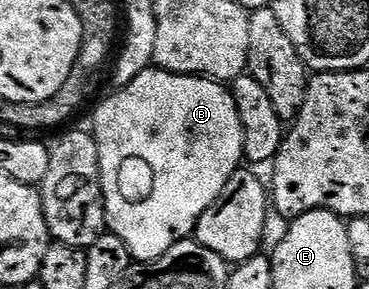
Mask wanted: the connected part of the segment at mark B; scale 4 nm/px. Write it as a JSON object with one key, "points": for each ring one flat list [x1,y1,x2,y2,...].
{"points":[[151,68,140,72,136,80,132,80,127,86,115,89,111,98,106,98,98,106,94,114,94,127,92,133,96,144,100,148,100,172,102,173,102,195,106,201,106,225,109,233,120,236,124,244,128,244,128,252,135,263,145,264,156,261,168,248,172,248,177,242,185,242,193,235,198,227,200,216,216,204,216,196,224,192,224,184,232,180,232,176,243,165,242,157,242,125,240,116,236,112,234,98,229,89,223,83,214,81,213,78,203,78,192,74,173,74,167,70]]}

